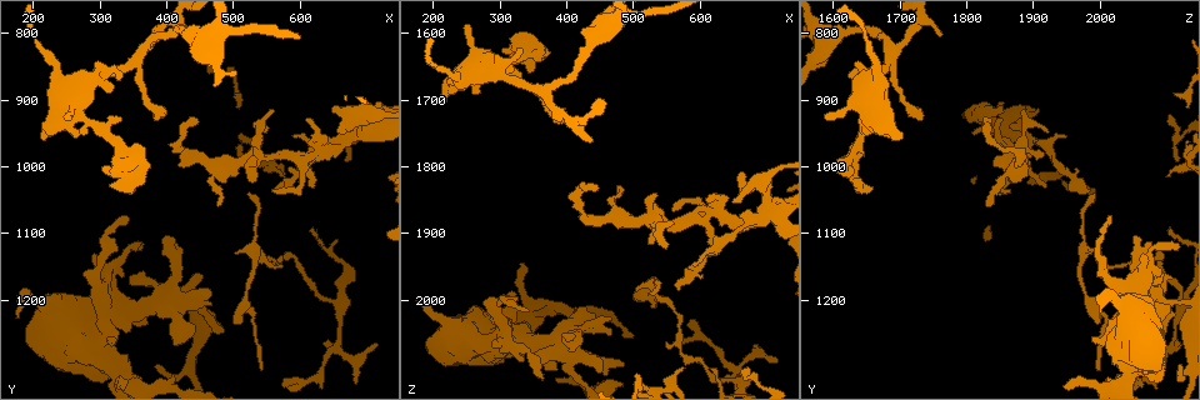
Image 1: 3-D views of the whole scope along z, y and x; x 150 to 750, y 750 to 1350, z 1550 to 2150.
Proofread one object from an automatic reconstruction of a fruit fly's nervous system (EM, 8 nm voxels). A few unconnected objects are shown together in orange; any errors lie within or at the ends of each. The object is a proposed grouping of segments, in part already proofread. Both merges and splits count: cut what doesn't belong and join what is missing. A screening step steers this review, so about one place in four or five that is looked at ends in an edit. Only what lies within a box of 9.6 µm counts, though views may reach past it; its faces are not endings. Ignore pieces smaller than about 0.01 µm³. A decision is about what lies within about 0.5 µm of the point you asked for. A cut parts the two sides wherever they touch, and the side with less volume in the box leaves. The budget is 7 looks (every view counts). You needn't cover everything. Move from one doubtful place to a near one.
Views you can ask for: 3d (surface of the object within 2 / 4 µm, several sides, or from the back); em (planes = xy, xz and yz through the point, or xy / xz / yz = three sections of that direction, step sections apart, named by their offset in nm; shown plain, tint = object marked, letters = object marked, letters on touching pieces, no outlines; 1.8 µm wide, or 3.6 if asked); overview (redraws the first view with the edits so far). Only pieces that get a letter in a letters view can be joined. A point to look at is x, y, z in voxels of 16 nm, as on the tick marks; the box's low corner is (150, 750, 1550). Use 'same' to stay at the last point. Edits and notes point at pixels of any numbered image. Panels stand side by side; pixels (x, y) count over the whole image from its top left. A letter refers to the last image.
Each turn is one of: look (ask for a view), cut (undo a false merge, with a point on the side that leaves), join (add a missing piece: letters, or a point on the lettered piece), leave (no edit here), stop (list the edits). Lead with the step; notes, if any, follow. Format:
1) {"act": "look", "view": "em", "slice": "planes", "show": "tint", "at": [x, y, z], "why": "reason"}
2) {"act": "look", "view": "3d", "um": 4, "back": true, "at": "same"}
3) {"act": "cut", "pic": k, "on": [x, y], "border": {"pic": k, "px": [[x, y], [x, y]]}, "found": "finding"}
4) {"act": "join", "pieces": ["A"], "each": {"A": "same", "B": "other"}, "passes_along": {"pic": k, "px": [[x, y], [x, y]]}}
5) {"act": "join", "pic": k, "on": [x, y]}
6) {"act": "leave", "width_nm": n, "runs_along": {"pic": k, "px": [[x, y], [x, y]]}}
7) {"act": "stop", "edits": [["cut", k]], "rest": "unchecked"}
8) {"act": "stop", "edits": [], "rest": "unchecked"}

{"act": "look", "view": "em", "slice": "planes", "show": "plain", "at": [650, 1270, 2105], "why": "two arms in line, one across"}

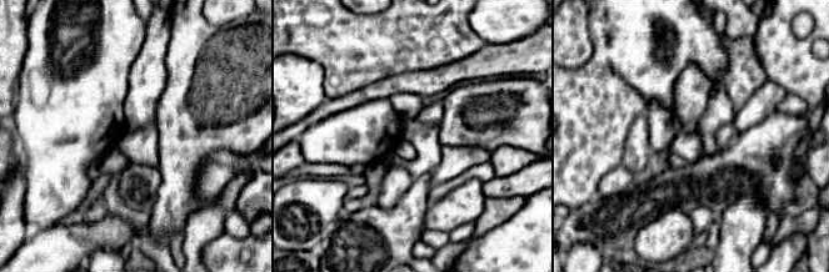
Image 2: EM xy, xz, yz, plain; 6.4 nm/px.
{"act": "look", "view": "em", "slice": "planes", "show": "letters", "at": "same", "why": "what lies round it"}

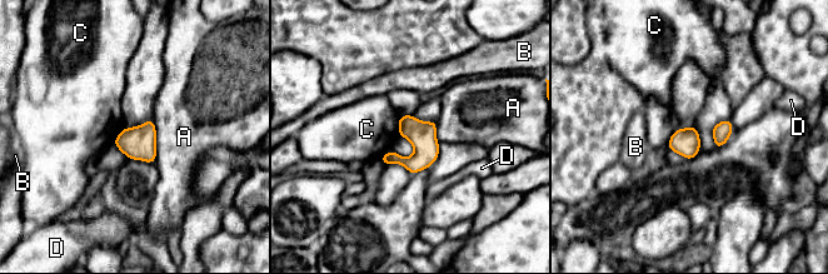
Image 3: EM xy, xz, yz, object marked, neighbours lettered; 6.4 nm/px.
{"act": "leave", "each": {"A": "other", "B": "other", "C": "other", "D": "other"}, "border": {"pic": 3, "px": [[400, 115], [398, 124], [399, 136]]}, "found": "continuous, no second cell"}

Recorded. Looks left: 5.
{"act": "look", "view": "em", "um": 3.6, "slice": "planes", "show": "tint", "at": [530, 990, 1885], "why": "three arms meet"}

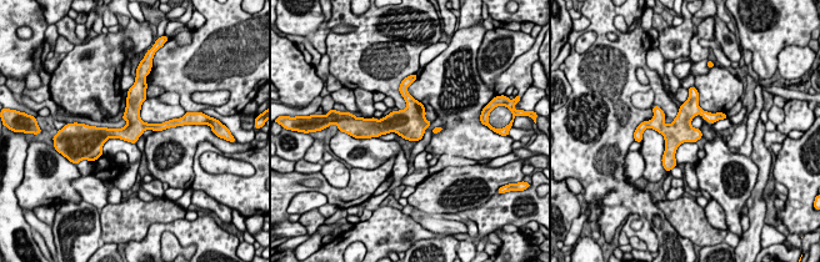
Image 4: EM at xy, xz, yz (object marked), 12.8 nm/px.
{"act": "look", "view": "em", "um": 3.6, "slice": "planes", "show": "letters", "at": "same"}

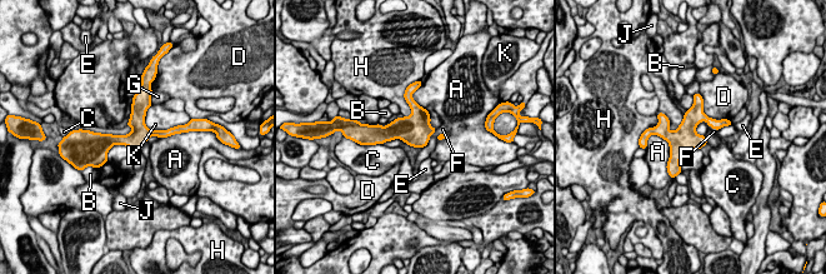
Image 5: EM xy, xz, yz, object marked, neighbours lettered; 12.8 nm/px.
{"act": "leave", "each": {"A": "other", "B": "other", "C": "other", "D": "other", "E": "other", "F": "other", "G": "other", "H": "other", "J": "other", "K": "other"}, "runs_along": {"pic": 5, "px": [[696, 100], [676, 167]]}, "found": "one cell here"}

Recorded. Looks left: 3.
{"act": "look", "view": "em", "slice": "yz", "step": 4, "show": "tint", "at": [310, 855, 1670], "why": "sudden change in width"}

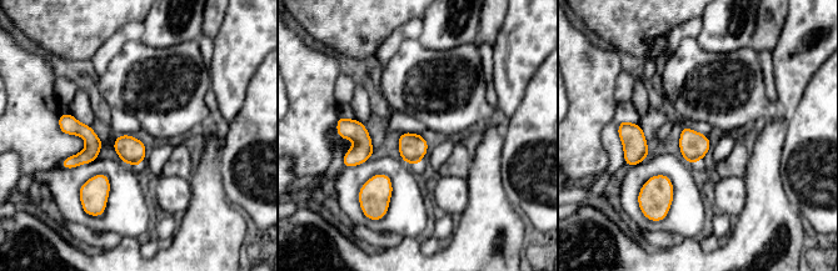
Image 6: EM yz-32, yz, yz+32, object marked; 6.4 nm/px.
{"act": "look", "view": "em", "slice": "xy", "step": 8, "show": "letters", "at": "same", "why": "another direction"}

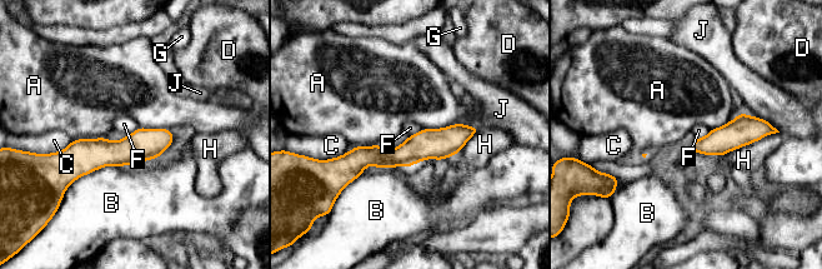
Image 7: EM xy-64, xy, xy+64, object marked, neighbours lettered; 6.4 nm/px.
{"act": "leave", "each": {"A": "other", "B": "other", "C": "other", "D": "other", "F": "other", "G": "other", "H": "other", "J": "other"}, "runs_along": {"pic": 7, "px": [[472, 130], [405, 155], [340, 162]]}, "found": "one cell here"}

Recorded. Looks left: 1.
{"act": "stop", "edits": [], "rest": "unchecked"}

